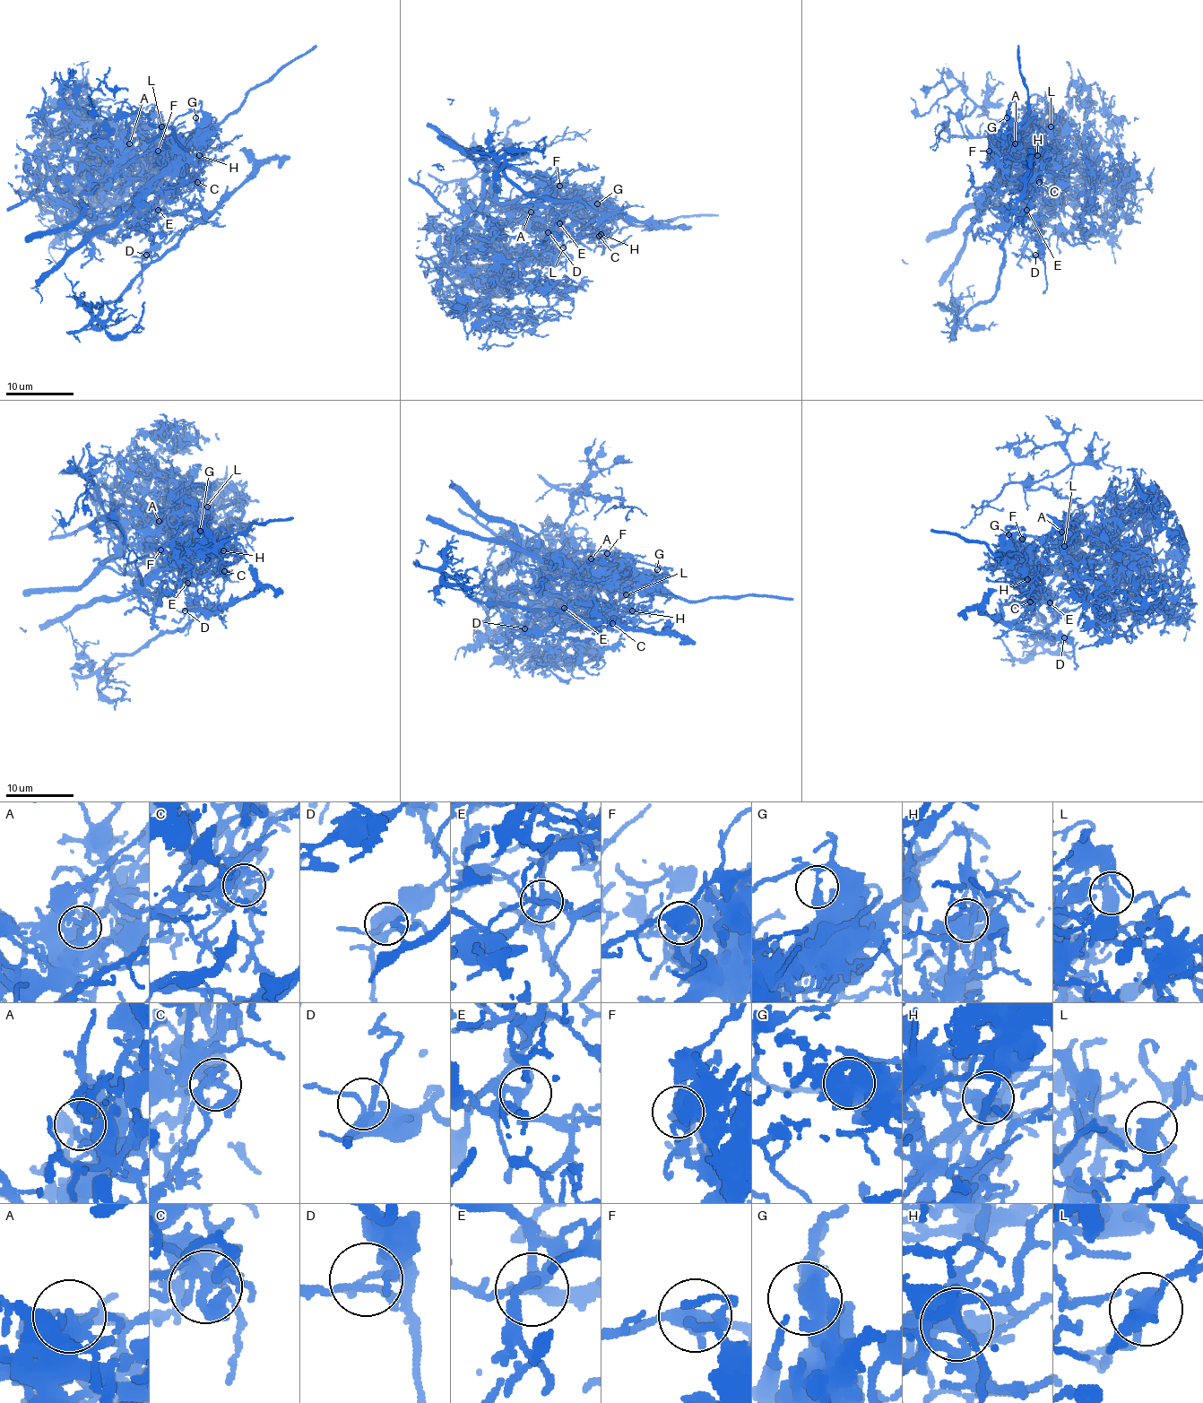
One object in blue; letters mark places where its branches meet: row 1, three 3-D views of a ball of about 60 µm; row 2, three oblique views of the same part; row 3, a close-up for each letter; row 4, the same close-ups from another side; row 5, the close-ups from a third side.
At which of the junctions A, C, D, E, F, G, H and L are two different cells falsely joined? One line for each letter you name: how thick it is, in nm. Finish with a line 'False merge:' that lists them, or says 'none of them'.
C: calibre 260 nm
F: calibre 440 nm
G: calibre 190 nm
False merge: C, F, G

